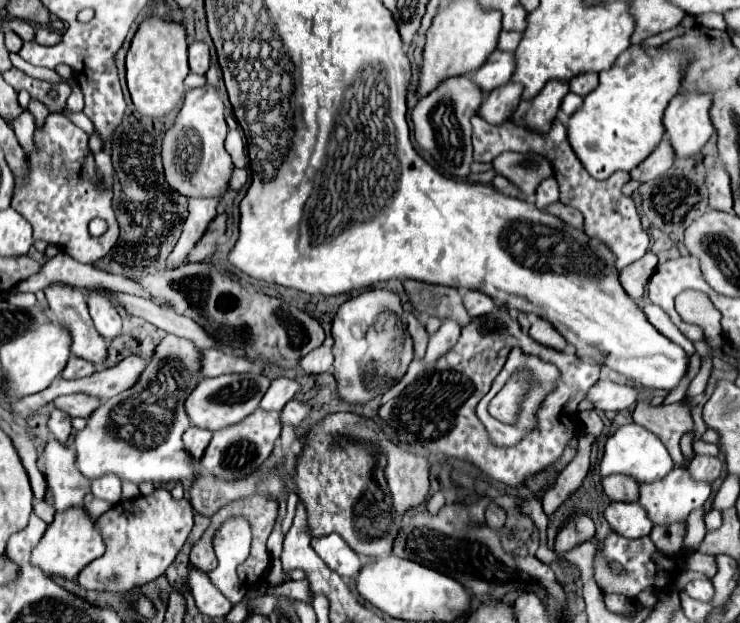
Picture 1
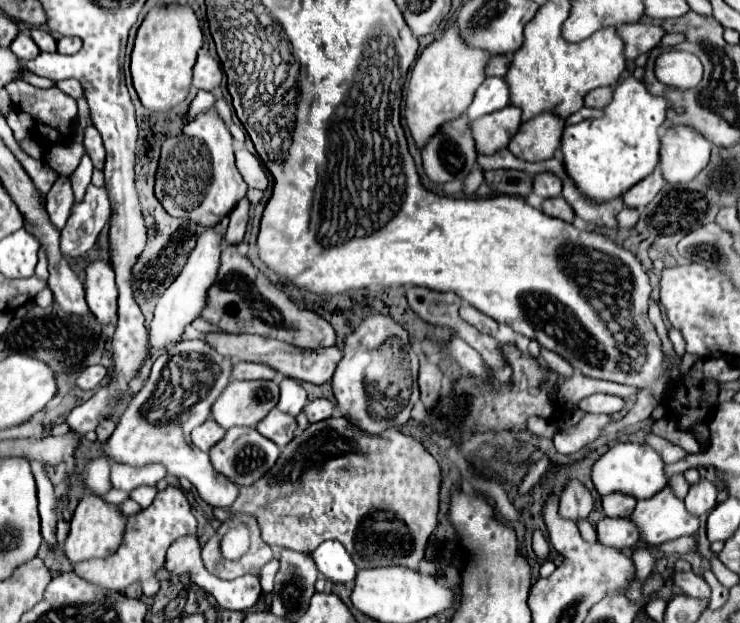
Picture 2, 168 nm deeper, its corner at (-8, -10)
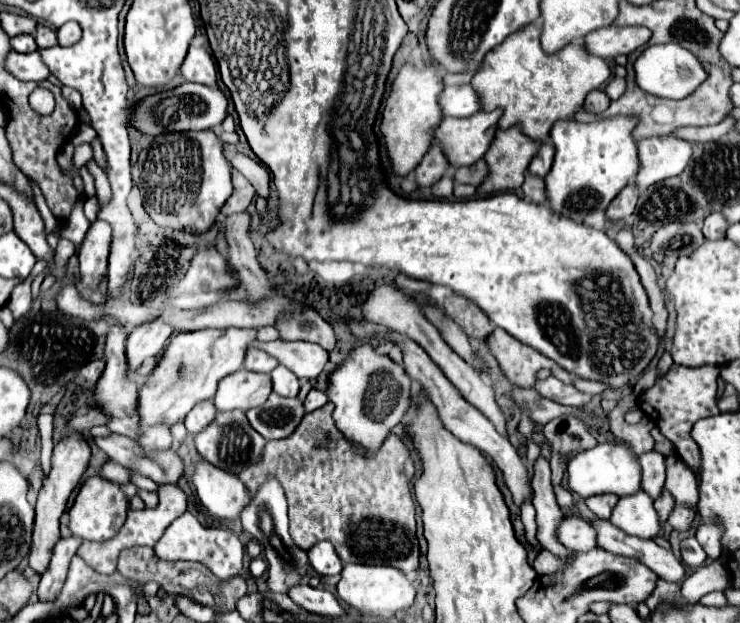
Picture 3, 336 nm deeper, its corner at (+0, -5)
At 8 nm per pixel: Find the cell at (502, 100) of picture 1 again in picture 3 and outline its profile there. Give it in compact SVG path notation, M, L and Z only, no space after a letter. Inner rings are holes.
M493 109L479 111L471 117L443 119L443 123L435 129L435 139L447 147L447 159L451 159L453 167L471 165L487 153L501 115L503 109Z

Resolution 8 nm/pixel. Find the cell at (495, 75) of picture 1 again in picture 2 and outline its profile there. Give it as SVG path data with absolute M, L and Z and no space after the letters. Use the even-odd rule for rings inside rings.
M485 78L485 82L477 88L475 98L471 106L467 108L465 116L469 120L477 120L481 116L487 116L491 112L497 112L499 108L505 108L509 104L509 88L503 78Z

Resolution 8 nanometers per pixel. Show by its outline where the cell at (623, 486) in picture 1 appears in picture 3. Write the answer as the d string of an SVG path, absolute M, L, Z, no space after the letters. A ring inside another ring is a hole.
M593 495L593 497L585 499L587 507L599 519L609 519L611 513L613 513L613 509L615 509L615 505L617 505L617 501L619 501L619 497L615 497L615 495Z

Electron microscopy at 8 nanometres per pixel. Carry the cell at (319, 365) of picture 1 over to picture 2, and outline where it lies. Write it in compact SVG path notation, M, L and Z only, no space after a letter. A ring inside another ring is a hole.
M207 334L203 336L219 354L231 356L235 360L247 360L247 362L263 362L283 376L295 378L299 382L311 382L311 384L325 384L331 382L331 376L335 372L337 362L341 360L341 350L339 348L295 348L293 344L283 344L279 340L255 336L255 334Z

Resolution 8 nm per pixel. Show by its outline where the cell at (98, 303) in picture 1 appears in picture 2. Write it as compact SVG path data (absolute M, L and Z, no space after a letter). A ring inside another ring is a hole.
M95 258L85 268L85 300L89 310L101 324L115 324L117 320L117 286L111 264Z

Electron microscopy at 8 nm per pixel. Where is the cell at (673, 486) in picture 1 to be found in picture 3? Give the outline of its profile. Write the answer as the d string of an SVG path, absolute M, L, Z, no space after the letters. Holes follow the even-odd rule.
M645 491L621 497L609 521L627 535L641 539L655 539L661 533L661 521L653 507L653 497Z

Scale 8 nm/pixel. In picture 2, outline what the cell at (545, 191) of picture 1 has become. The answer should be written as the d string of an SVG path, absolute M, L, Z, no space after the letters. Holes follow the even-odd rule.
M539 172L539 176L533 176L533 192L541 198L559 196L561 188L563 188L563 182L553 172Z

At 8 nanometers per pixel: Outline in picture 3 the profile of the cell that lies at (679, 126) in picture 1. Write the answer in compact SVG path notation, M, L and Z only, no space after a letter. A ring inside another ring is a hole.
M675 135L641 139L639 141L641 171L635 183L639 183L639 189L647 189L653 183L681 175L691 159L691 153L693 153L691 143Z

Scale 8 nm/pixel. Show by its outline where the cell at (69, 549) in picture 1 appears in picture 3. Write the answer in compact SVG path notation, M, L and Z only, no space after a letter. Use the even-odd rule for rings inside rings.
M89 477L83 483L79 495L75 497L73 507L69 509L71 535L79 537L83 541L103 543L103 541L107 541L107 539L111 539L113 535L119 533L119 529L125 523L127 511L129 511L129 501L127 501L127 497L123 495L123 491L119 489L117 483L111 483L111 481L105 481L105 479L99 479L99 477Z

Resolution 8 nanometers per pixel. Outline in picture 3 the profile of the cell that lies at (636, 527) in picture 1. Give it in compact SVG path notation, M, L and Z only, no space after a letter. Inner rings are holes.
M569 517L561 523L559 541L571 547L571 551L589 551L597 547L597 529L581 517Z

